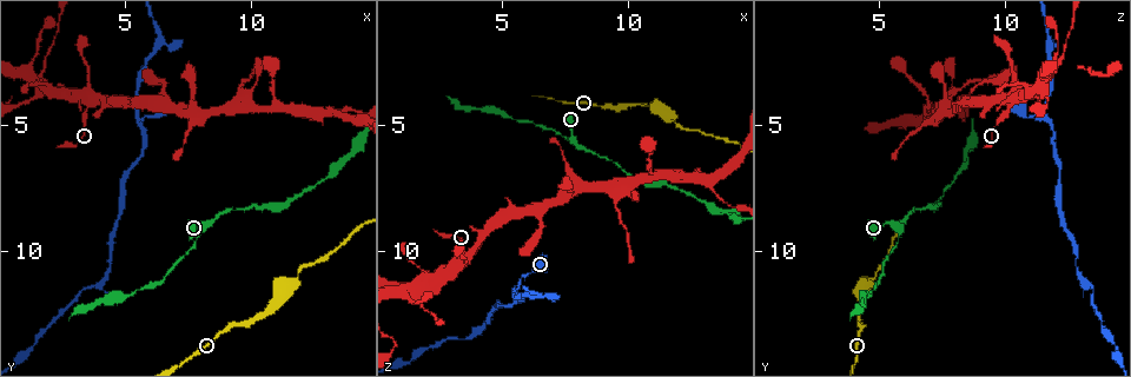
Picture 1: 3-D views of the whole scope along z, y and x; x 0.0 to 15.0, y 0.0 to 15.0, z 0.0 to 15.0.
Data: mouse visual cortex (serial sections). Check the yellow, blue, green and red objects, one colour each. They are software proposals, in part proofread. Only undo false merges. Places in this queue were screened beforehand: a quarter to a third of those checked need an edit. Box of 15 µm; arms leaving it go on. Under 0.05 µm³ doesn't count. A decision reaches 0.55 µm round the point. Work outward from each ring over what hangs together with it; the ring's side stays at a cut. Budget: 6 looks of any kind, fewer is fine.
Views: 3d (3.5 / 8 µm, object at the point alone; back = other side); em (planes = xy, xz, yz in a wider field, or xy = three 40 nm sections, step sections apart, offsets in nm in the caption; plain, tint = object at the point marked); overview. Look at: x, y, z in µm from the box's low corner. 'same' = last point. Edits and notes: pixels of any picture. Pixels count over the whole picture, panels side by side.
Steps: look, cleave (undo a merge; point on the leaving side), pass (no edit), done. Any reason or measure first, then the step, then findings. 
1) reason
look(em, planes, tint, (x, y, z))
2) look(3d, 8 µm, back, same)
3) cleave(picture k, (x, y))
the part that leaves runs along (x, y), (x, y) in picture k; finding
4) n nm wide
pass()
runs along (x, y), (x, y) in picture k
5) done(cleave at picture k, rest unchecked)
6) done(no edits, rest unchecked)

thin neck
look(3d, 3.5 µm, (10.7, 12.2, 4.1))

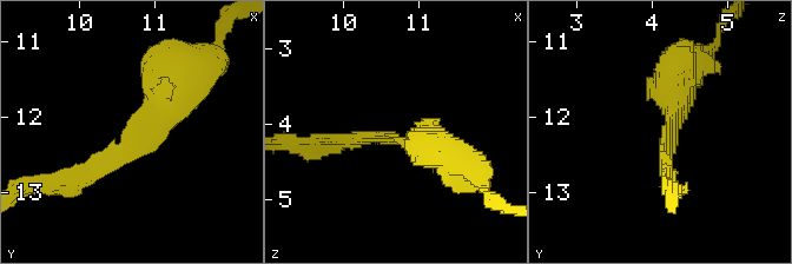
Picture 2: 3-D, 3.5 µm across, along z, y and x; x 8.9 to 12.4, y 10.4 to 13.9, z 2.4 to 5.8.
arms of 200, 500 nm
look(em, xy, step 3, tint, (10.70, 12.10, 4.20))

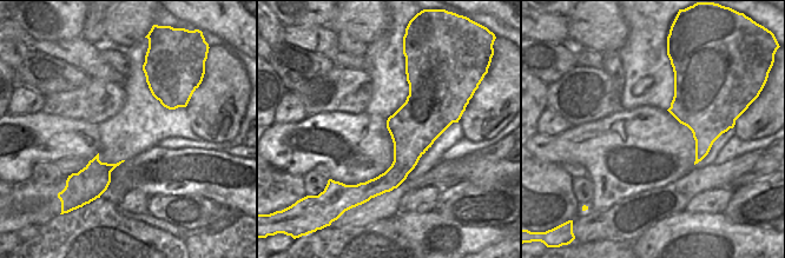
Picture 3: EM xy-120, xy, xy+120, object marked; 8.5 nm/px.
cut it another way
look(em, planes, tint, same)

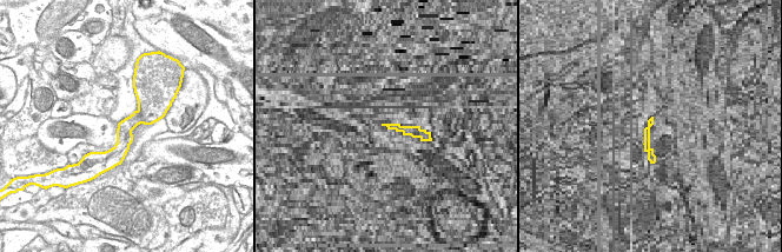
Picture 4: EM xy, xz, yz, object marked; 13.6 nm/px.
220 nm wide
pass()
runs along (139, 93), (141, 112), (114, 163) in picture 4; all the same cell

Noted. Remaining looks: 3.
thick turns thin
look(3d, 8 µm, (7.7, 9.5, 5.7))

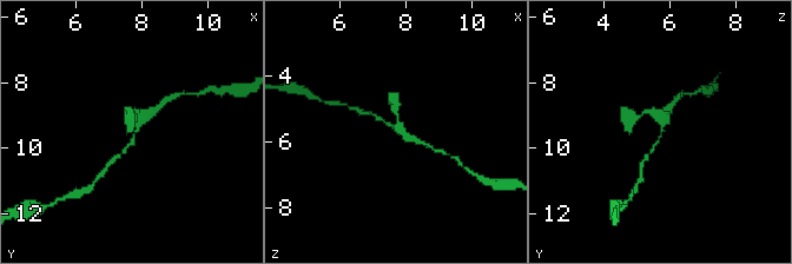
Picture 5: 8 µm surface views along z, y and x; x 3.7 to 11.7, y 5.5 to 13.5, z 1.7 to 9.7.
closer look
look(3d, 3.5 µm, (7.9, 9.5, 5.8))

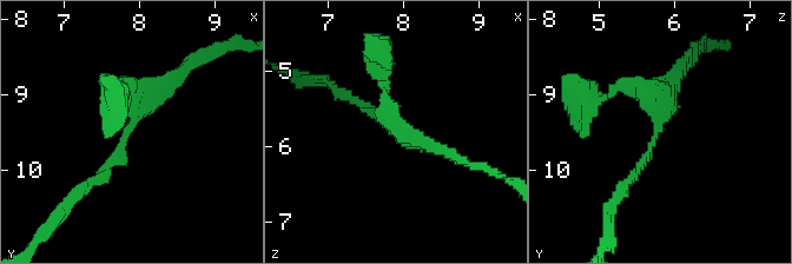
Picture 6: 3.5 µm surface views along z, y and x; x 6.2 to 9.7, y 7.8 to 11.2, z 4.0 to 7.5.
arms of 150, 250 nm; shape alone is not enough
look(em, xy, step 1, tint, (7.85, 9.55, 5.75))

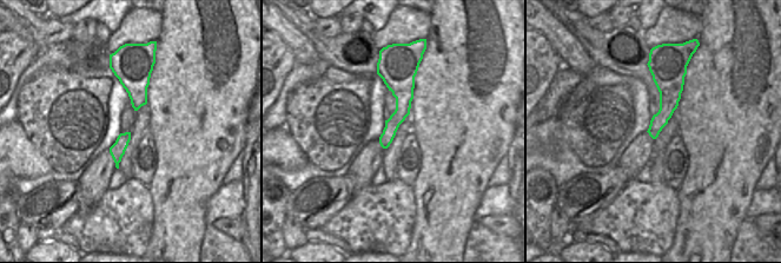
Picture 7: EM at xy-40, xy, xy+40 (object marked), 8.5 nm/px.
pass()
runs along (384, 70), (402, 87), (385, 144) in picture 7; continuous, no second cell

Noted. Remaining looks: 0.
done(no edits, rest unchecked)

